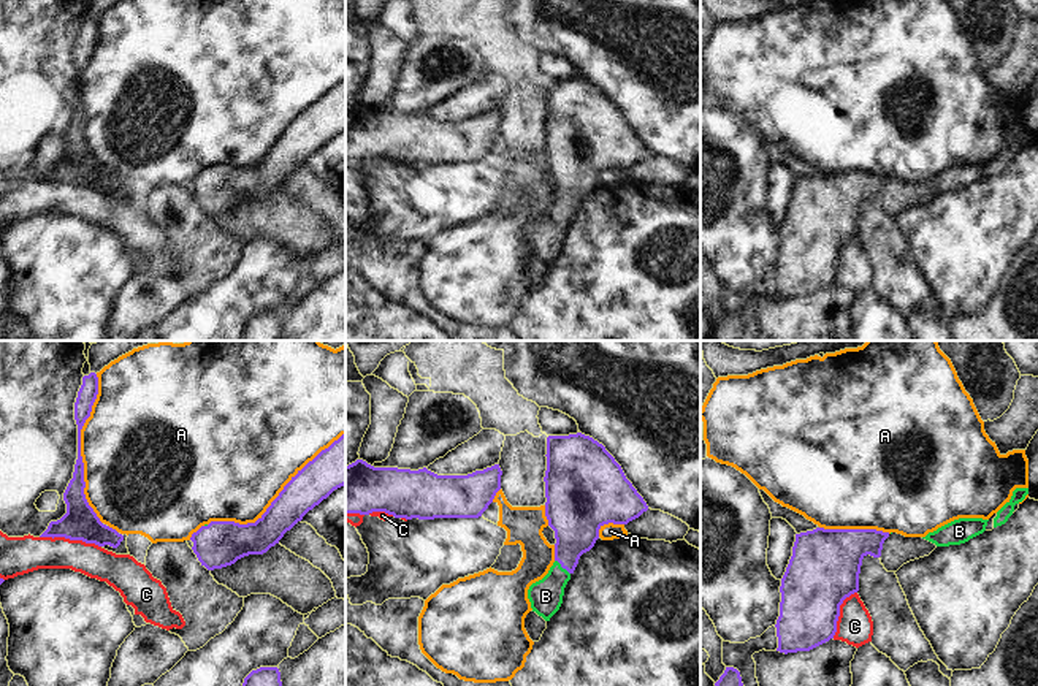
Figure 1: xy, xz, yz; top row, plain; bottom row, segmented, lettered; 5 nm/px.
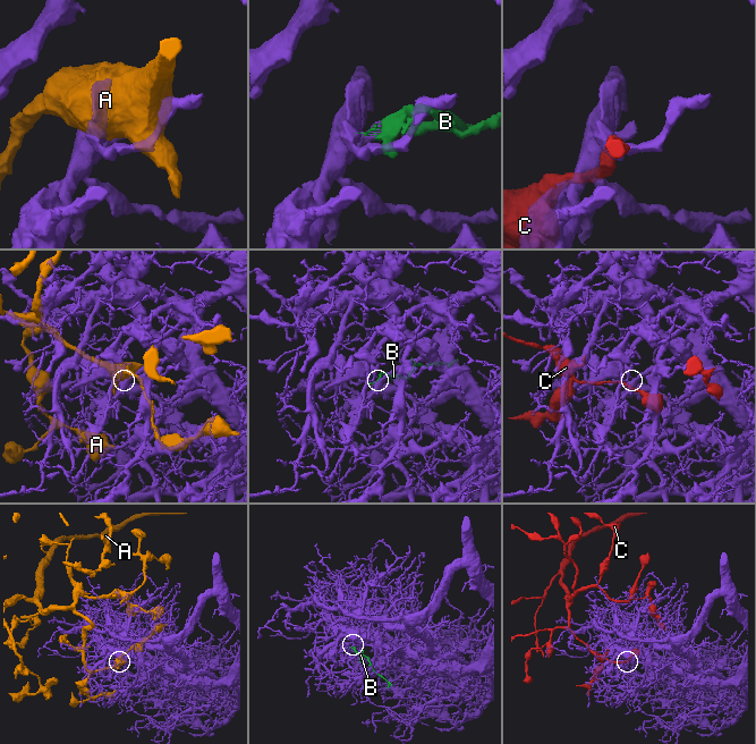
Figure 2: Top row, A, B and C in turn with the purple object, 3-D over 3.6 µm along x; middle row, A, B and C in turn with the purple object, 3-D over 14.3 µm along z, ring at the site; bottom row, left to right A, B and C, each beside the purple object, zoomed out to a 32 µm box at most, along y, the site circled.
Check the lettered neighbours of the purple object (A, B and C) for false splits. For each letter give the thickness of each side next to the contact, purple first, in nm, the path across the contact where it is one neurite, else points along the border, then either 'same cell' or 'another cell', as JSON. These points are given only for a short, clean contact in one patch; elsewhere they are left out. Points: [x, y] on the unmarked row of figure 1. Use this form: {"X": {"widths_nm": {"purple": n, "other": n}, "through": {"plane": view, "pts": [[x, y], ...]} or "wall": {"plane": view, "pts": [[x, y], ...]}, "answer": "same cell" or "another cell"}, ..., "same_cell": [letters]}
{"A": {"widths_nm": {"purple": 110, "other": 500}, "answer": "another cell"}, "B": {"widths_nm": {"purple": 260, "other": 170}, "answer": "same cell"}, "C": {"widths_nm": {"purple": 180, "other": 180}, "answer": "another cell"}, "same_cell": ["B"]}

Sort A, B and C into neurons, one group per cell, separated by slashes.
A / B / C

